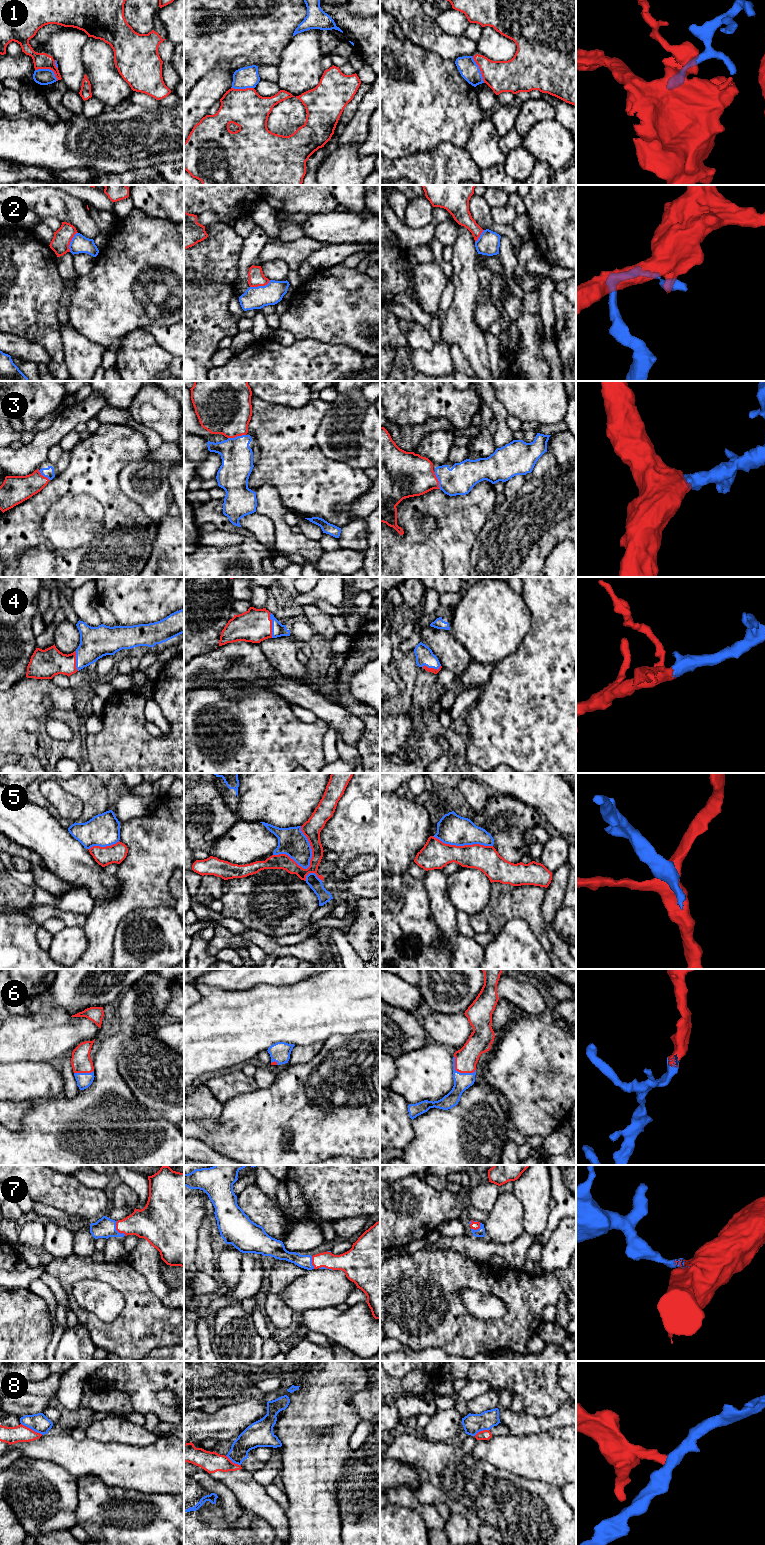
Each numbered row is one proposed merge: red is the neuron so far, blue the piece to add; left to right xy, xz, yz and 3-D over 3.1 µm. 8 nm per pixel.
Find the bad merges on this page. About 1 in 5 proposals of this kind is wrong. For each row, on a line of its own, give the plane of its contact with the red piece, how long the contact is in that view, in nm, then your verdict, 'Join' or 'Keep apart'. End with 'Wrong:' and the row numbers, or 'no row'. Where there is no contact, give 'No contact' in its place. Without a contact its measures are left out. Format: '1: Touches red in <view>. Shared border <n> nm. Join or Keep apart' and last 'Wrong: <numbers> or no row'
1: Touches red in xy. Shared border 200 nm. Keep apart
2: Touches red in xz. Shared border 180 nm. Keep apart
3: Touches red in xz. Shared border 150 nm. Join
4: Touches red in xz. Shared border 200 nm. Join
5: Touches red in xz. Shared border 360 nm. Keep apart
6: Touches red in yz. Shared border 220 nm. Join
7: Touches red in xy. Shared border 140 nm. Join
8: Touches red in xy. Shared border 200 nm. Keep apart
Wrong: 1, 2, 5, 8

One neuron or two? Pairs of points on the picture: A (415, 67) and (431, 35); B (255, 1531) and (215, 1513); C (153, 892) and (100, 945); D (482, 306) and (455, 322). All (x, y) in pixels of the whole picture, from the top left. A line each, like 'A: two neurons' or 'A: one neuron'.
A: two neurons
B: one neuron
C: one neuron
D: two neurons

